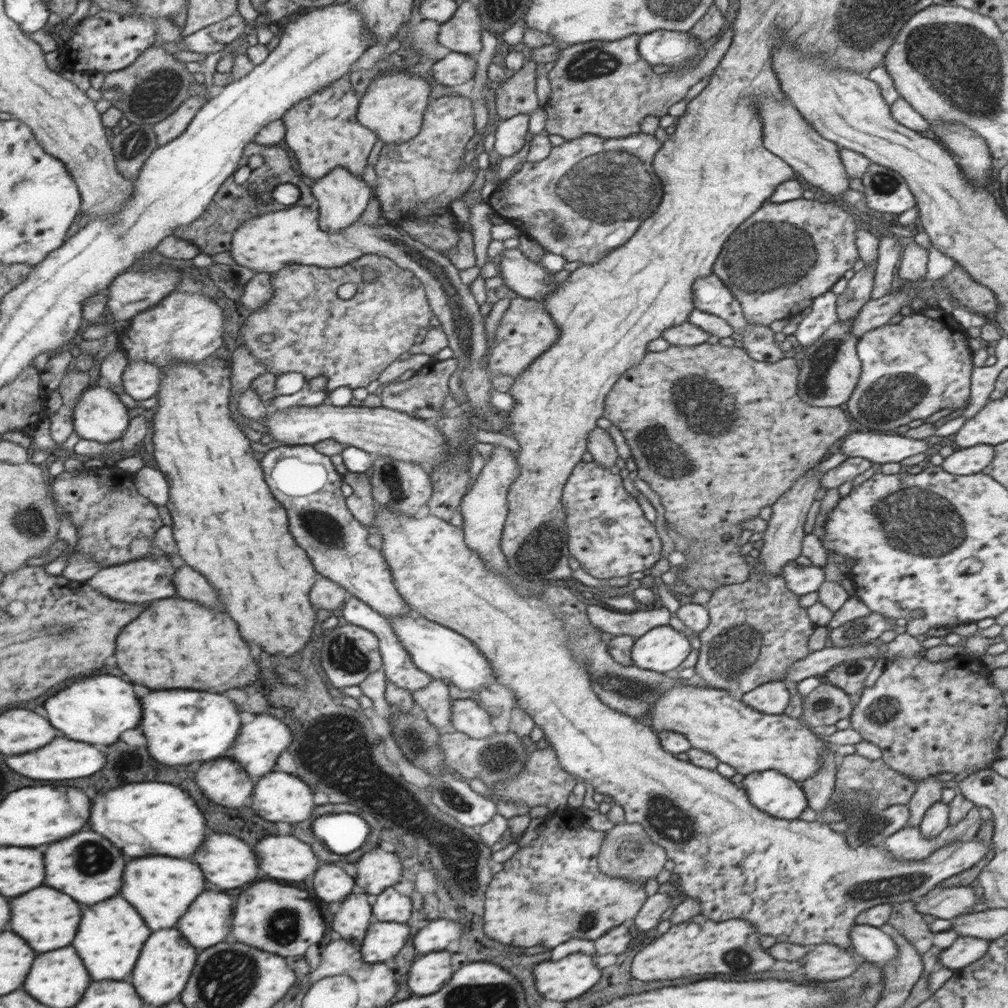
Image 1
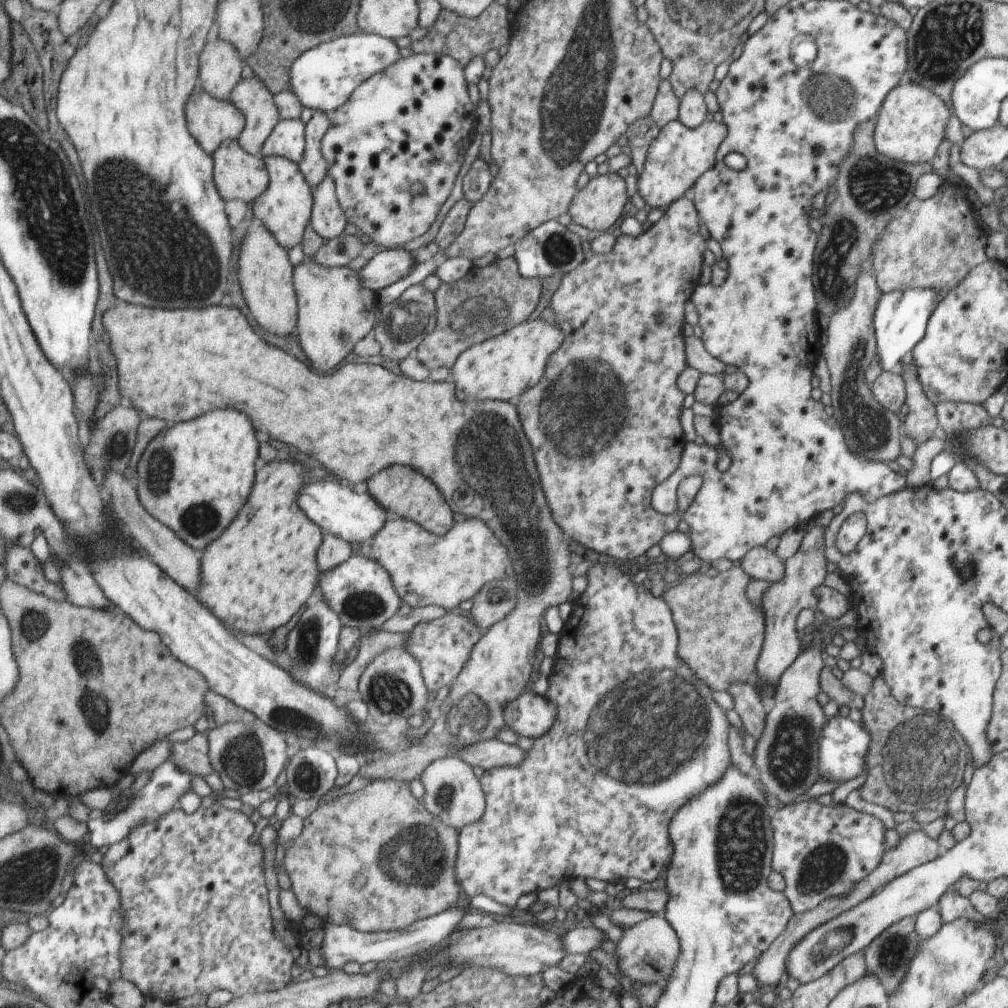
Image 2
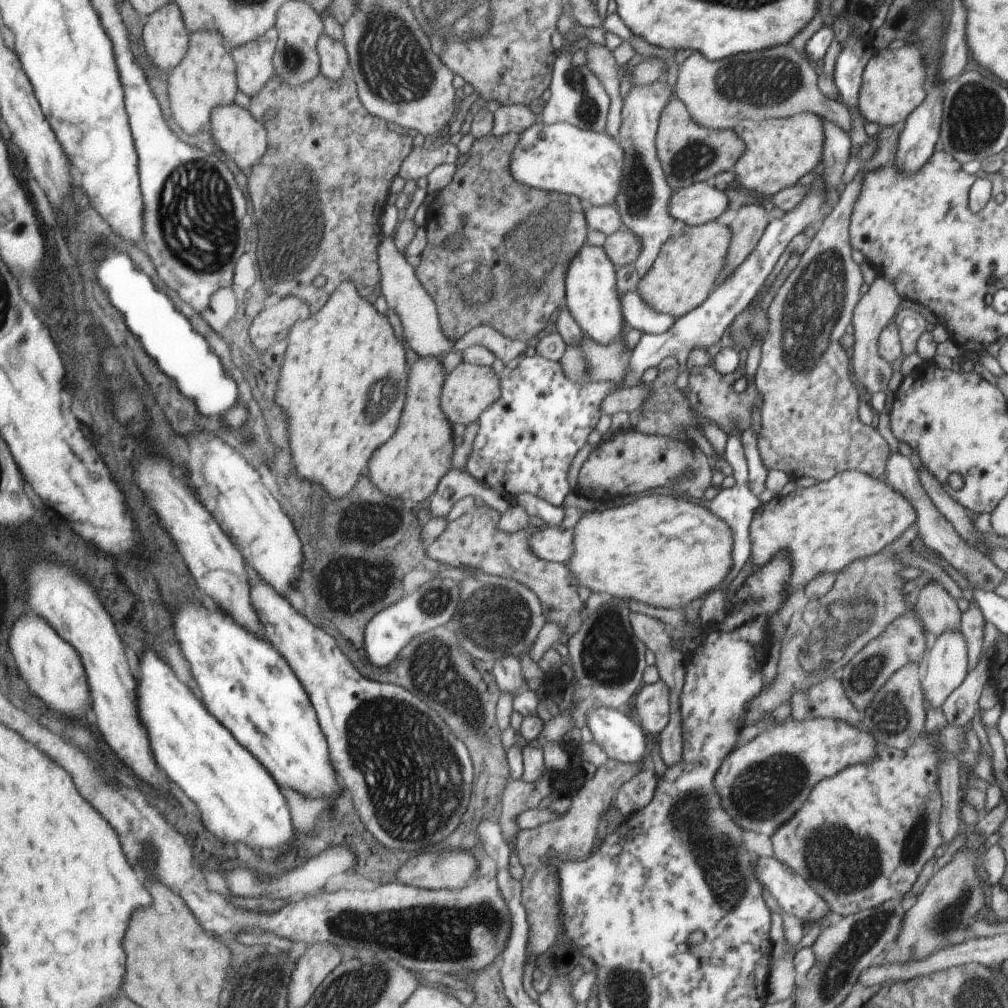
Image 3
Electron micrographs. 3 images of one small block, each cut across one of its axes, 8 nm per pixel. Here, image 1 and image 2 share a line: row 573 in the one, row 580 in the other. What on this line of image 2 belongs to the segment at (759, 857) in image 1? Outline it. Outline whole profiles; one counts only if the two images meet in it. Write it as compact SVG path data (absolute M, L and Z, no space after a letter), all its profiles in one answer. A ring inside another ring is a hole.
M400 516L394 520L387 520L373 540L373 559L389 571L393 586L396 588L397 594L402 597L402 602L406 602L413 608L434 604L442 606L448 611L458 610L461 602L476 597L489 582L516 577L512 559L508 555L508 548L478 518L468 517L463 522L456 522L448 533L435 535L418 523Z

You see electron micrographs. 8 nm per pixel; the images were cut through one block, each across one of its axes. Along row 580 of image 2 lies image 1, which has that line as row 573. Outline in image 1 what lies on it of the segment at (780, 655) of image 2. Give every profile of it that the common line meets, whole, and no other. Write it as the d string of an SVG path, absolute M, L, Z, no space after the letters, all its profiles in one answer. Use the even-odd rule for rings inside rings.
M795 561L788 562L782 566L782 578L788 583L789 590L798 597L817 592L818 588L824 584L823 568L816 566L801 566Z

